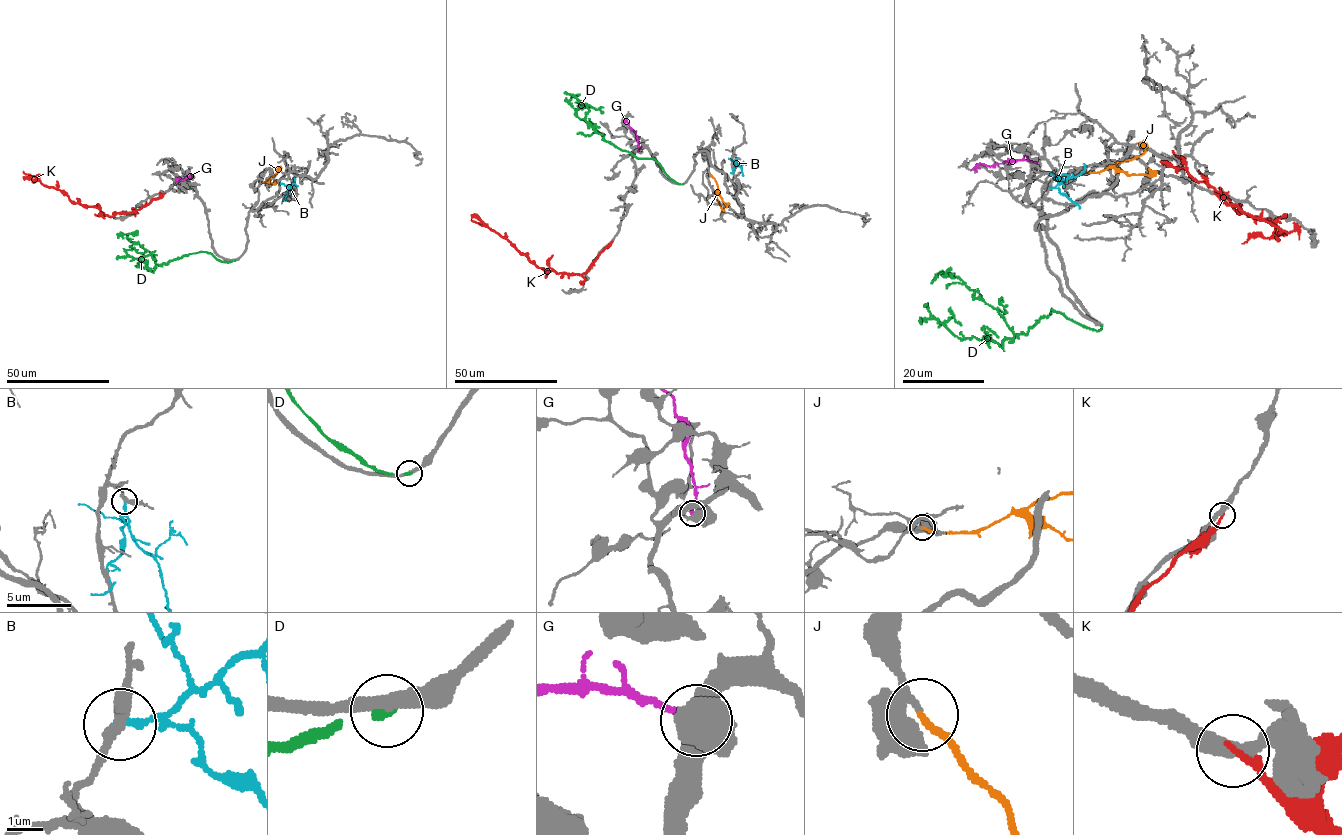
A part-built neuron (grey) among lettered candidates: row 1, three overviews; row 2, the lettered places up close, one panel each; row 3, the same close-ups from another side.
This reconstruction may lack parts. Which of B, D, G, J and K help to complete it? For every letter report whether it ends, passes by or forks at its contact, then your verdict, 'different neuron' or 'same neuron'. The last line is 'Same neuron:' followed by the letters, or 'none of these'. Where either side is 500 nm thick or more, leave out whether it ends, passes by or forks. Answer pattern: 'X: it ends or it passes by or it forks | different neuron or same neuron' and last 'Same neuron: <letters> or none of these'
B: it ends | different neuron
D: it ends | different neuron
G: different neuron
J: it ends | same neuron
K: it ends | different neuron
Same neuron: J

